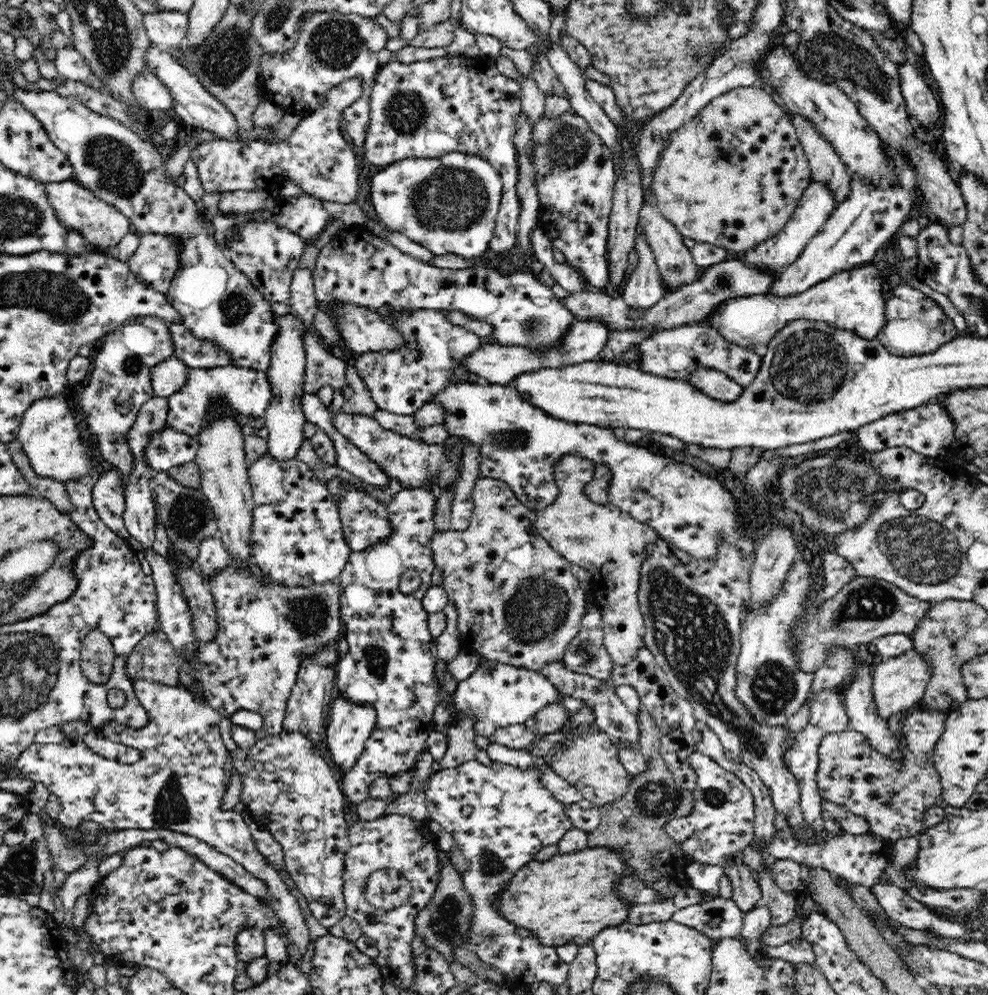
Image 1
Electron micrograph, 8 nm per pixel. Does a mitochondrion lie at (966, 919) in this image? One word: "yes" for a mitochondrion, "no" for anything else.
no

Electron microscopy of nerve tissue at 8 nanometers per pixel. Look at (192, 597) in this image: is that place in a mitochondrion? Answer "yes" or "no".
no

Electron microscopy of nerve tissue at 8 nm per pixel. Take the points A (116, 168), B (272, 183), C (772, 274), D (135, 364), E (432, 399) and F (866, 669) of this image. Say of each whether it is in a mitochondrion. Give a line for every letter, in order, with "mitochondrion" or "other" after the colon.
A: mitochondrion
B: other
C: other
D: mitochondrion
E: other
F: other

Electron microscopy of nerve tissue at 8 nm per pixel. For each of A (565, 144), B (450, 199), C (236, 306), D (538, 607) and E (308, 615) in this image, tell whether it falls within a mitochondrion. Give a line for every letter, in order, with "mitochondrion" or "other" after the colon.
A: mitochondrion
B: mitochondrion
C: mitochondrion
D: mitochondrion
E: mitochondrion

